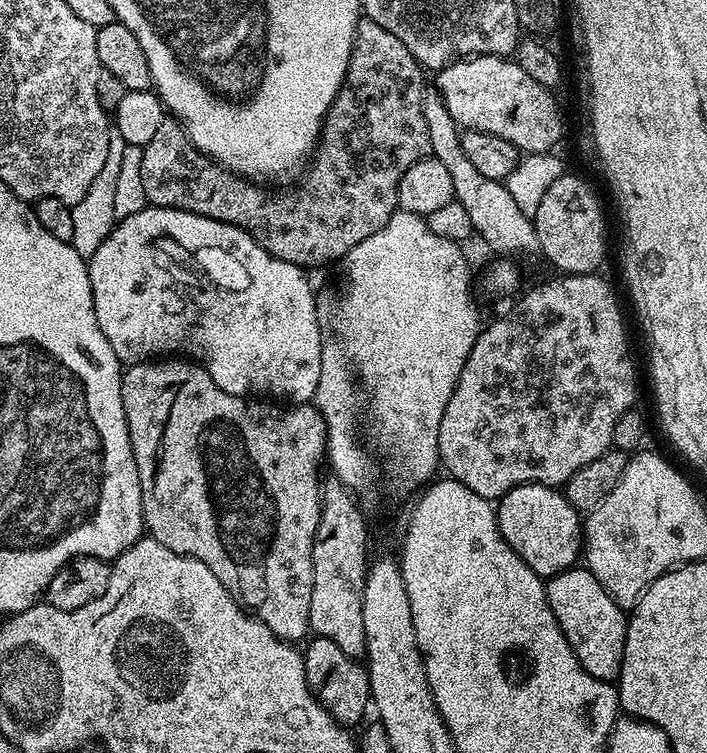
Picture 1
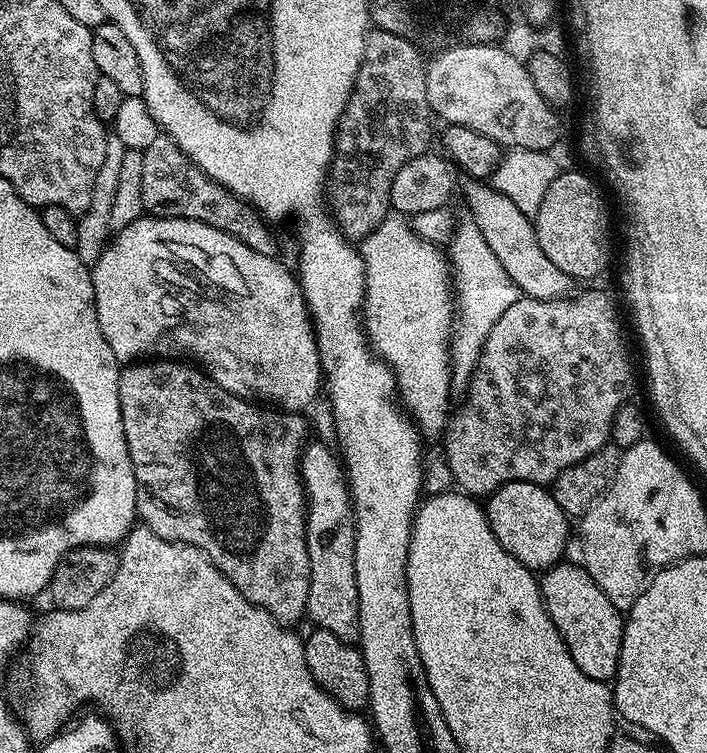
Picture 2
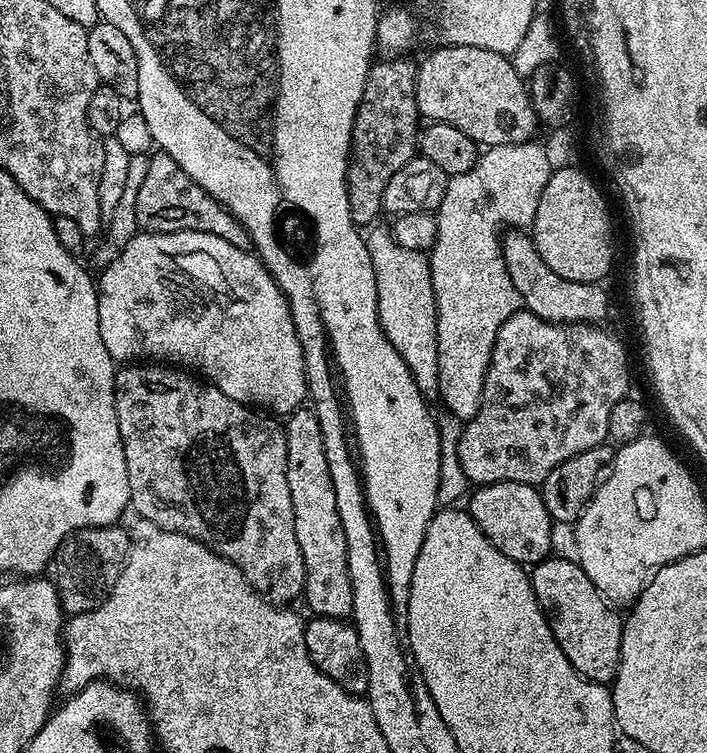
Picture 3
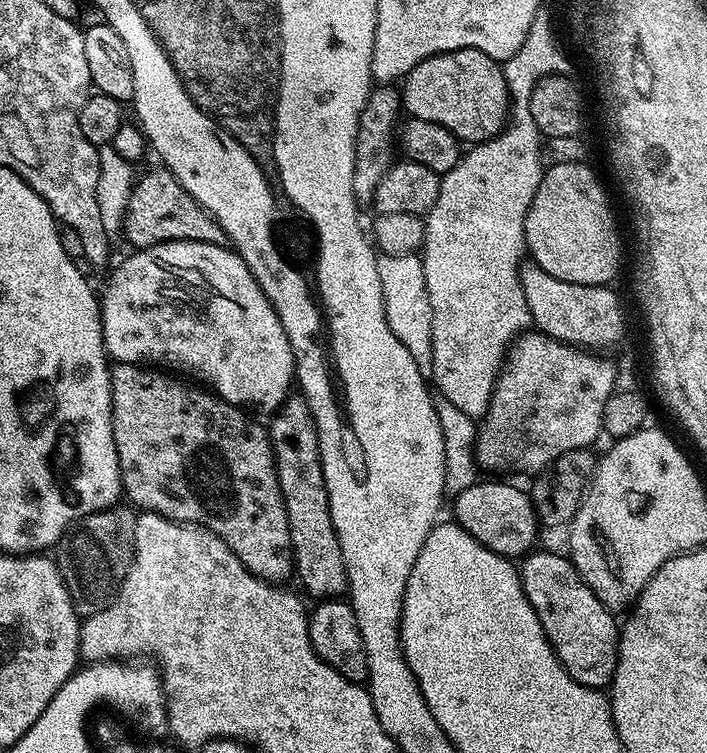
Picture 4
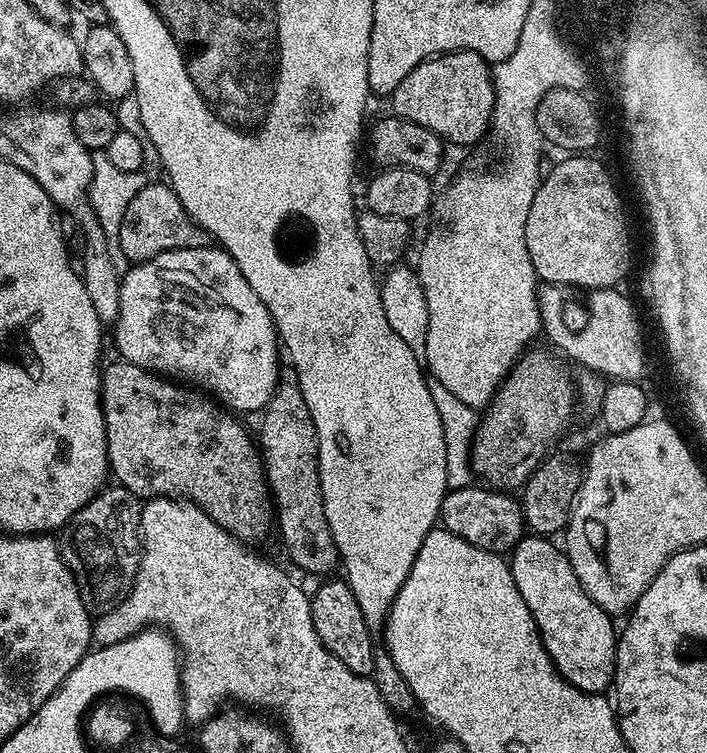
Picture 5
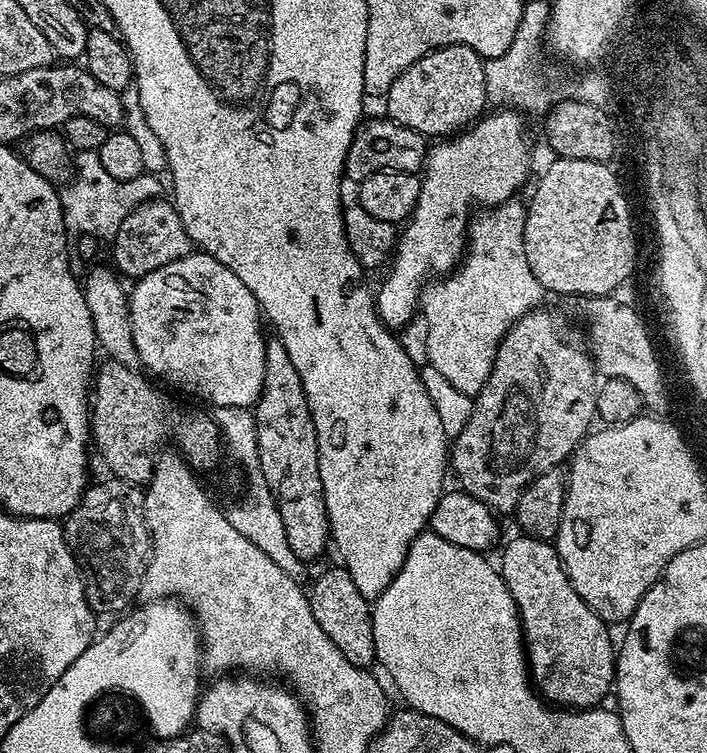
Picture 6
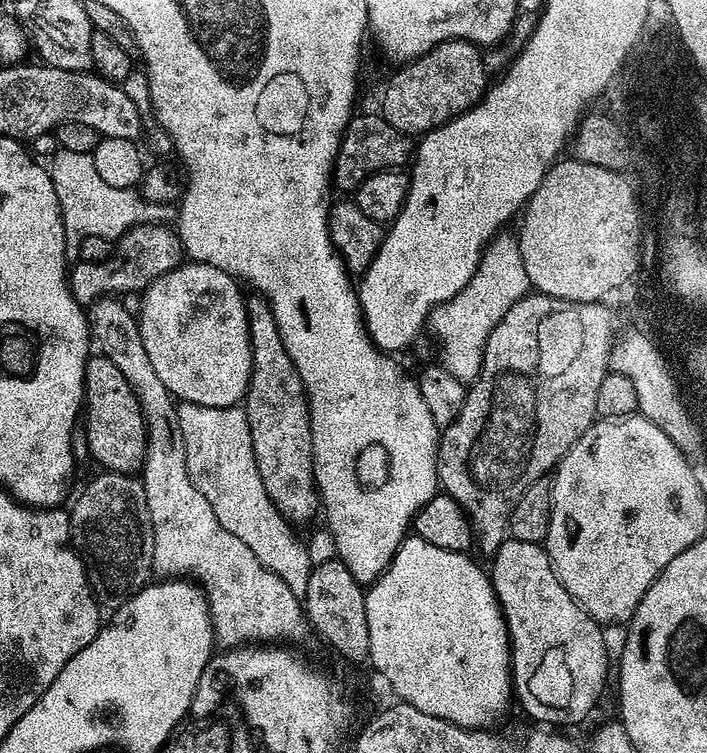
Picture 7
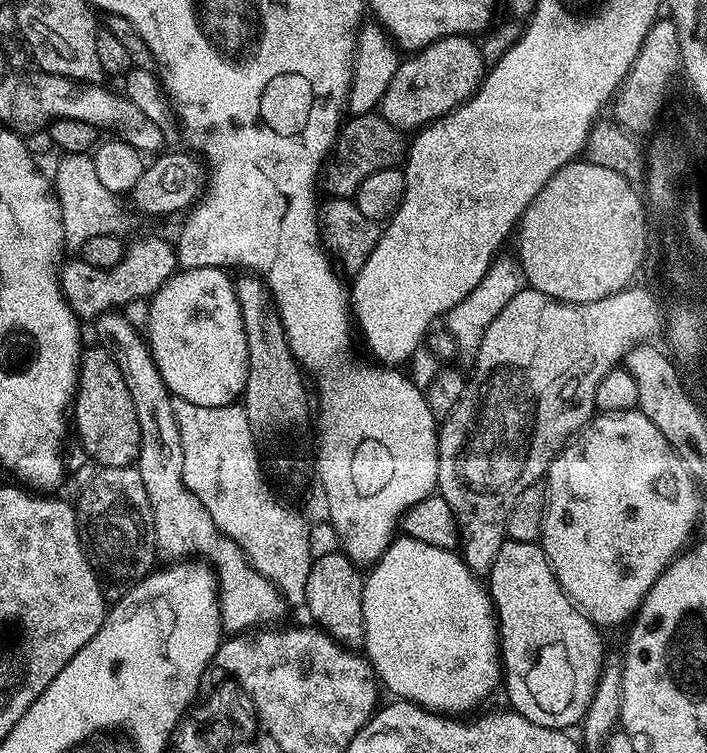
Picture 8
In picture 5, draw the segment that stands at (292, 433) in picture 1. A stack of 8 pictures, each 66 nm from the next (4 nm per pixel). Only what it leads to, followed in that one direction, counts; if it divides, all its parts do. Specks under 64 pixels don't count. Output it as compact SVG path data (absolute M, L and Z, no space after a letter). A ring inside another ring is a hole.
M117 359L116 364L112 364L103 369L100 390L102 393L102 403L104 405L104 425L106 426L106 442L108 443L108 466L111 475L116 476L115 483L121 488L130 490L138 498L155 498L157 496L167 496L169 498L187 498L192 503L197 504L218 526L225 528L231 536L236 537L241 542L253 542L252 540L264 540L268 536L268 531L274 528L274 505L272 494L268 490L268 480L264 477L264 461L261 449L257 441L248 437L248 432L239 424L237 417L229 409L221 406L211 395L200 390L193 390L188 386L181 386L171 379L165 378L155 372L149 372L146 368L134 366L129 360Z

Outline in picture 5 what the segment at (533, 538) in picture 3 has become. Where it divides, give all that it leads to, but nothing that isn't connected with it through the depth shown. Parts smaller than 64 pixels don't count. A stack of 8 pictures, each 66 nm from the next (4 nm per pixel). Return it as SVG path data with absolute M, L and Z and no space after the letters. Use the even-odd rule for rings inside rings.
M469 486L444 493L444 501L440 507L439 523L448 532L458 538L470 542L470 546L478 546L487 552L497 554L511 553L519 540L526 535L524 509L519 499L511 500L504 490L493 490L487 486Z

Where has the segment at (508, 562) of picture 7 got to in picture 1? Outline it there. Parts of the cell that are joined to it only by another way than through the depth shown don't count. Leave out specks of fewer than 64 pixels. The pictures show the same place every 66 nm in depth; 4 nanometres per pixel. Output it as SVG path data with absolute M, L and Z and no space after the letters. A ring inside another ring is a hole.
M573 566L556 576L547 577L544 589L550 610L566 642L570 642L570 650L574 650L582 670L599 680L615 681L624 661L628 629L625 609L617 606L602 582L598 582L586 566Z

